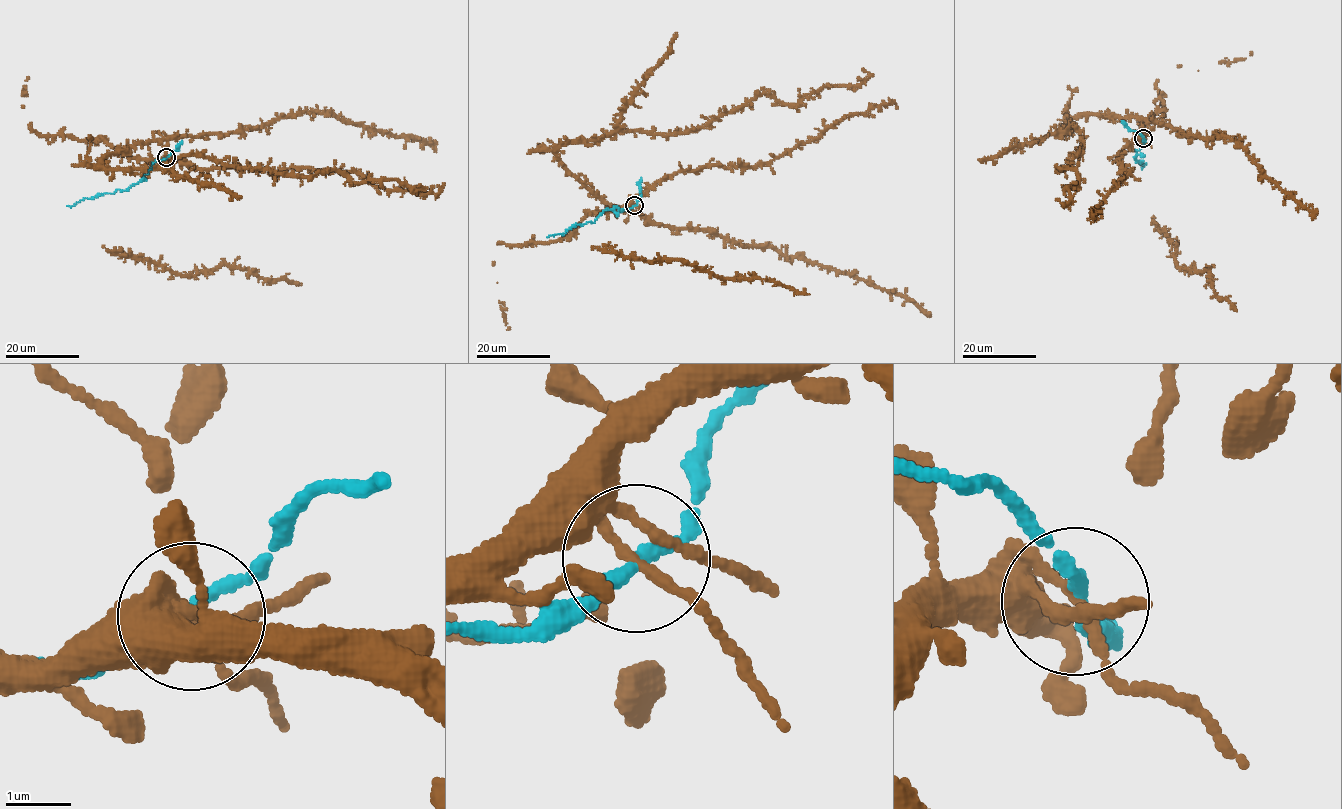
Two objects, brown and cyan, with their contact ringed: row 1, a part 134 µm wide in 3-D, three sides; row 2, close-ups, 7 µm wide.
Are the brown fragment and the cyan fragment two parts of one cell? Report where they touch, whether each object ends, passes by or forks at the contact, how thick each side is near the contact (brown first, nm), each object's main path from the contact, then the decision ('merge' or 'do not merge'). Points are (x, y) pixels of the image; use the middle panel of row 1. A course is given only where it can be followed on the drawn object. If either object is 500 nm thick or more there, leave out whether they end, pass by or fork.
at (634, 205); brown forks there; cyan passes by; 130 nm thick on the brown side, 170 nm on the other; brown runs (633, 205), (596, 197), (556, 151), (614, 133), (696, 130), (765, 94), (796, 105), (860, 84), (862, 69); cyan runs (633, 205), (621, 211), (614, 207), (602, 211), (593, 222), (573, 225), (562, 234), (547, 236); do not merge

